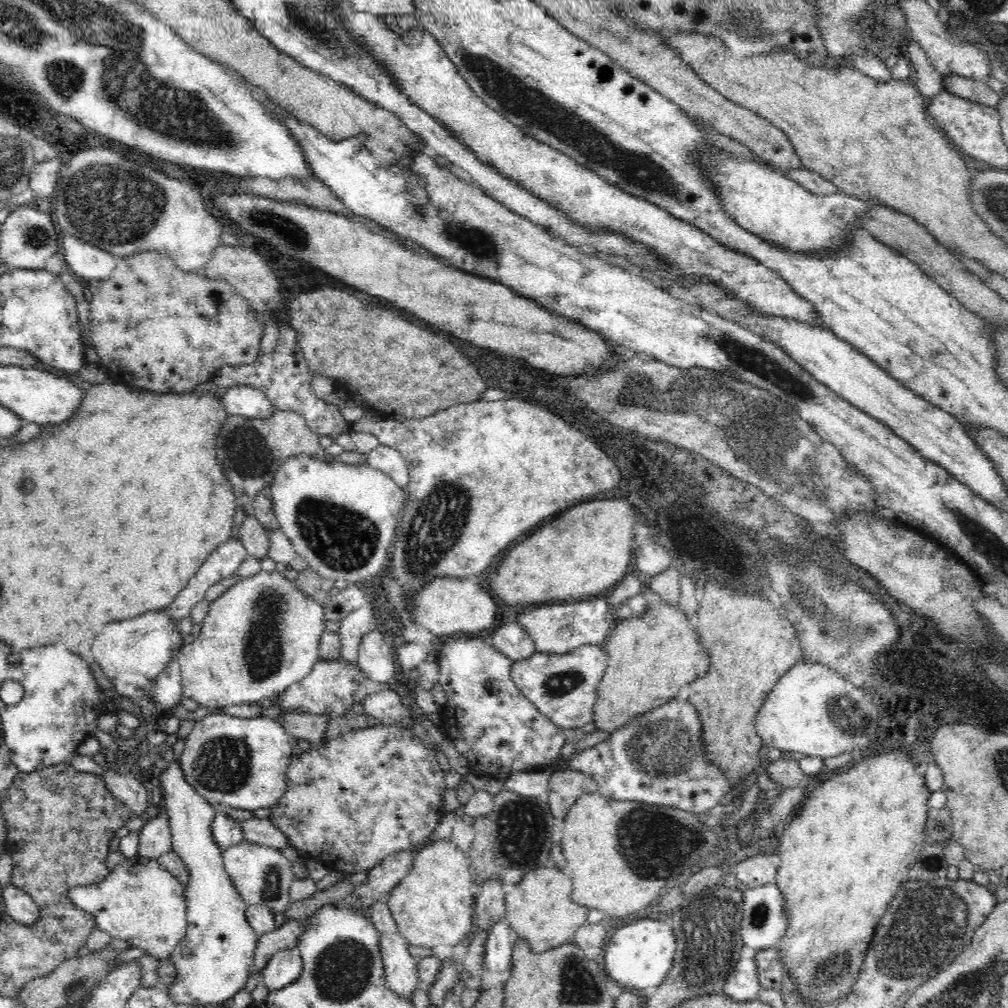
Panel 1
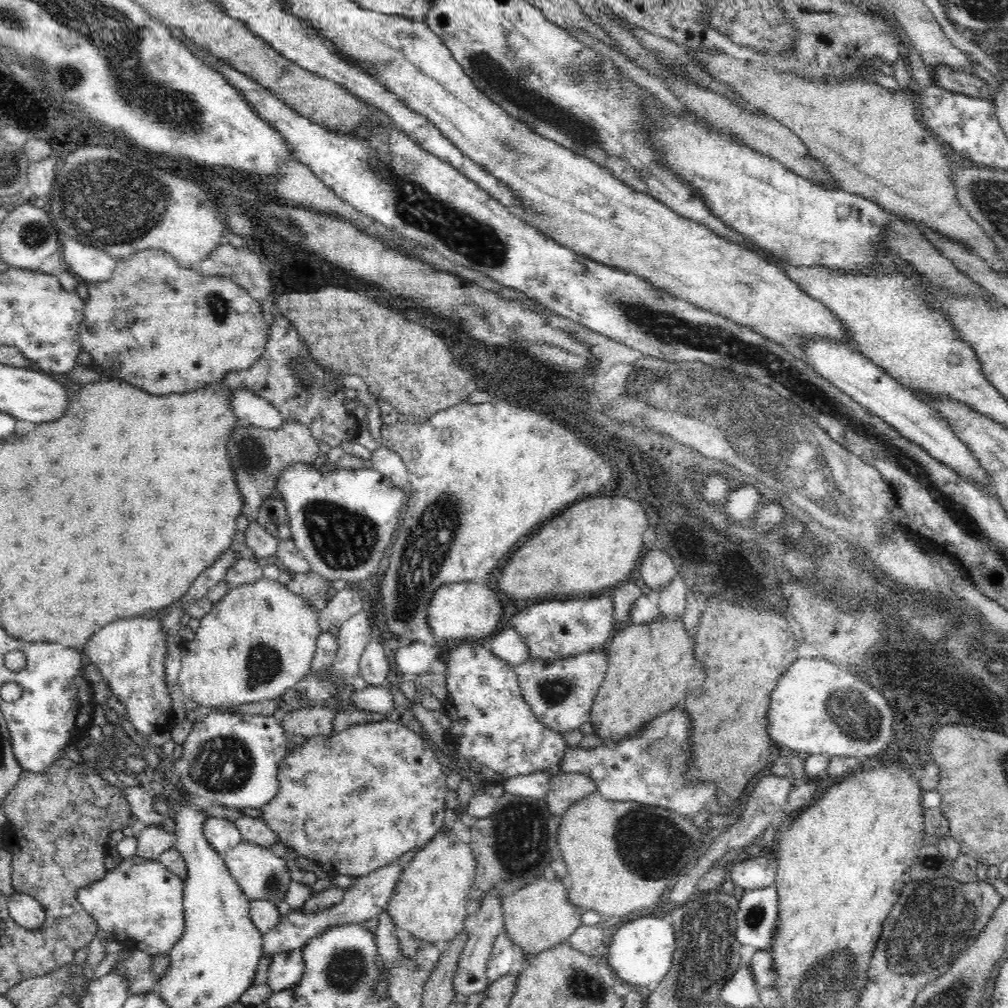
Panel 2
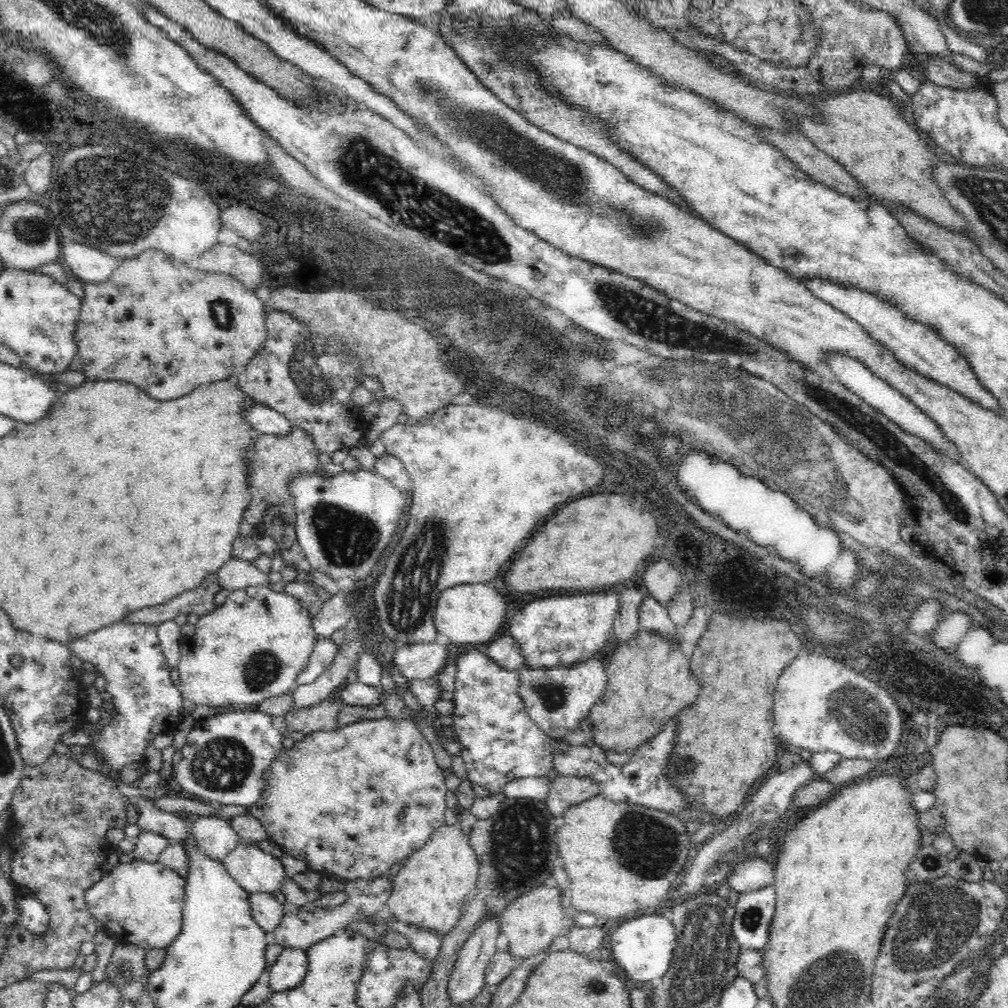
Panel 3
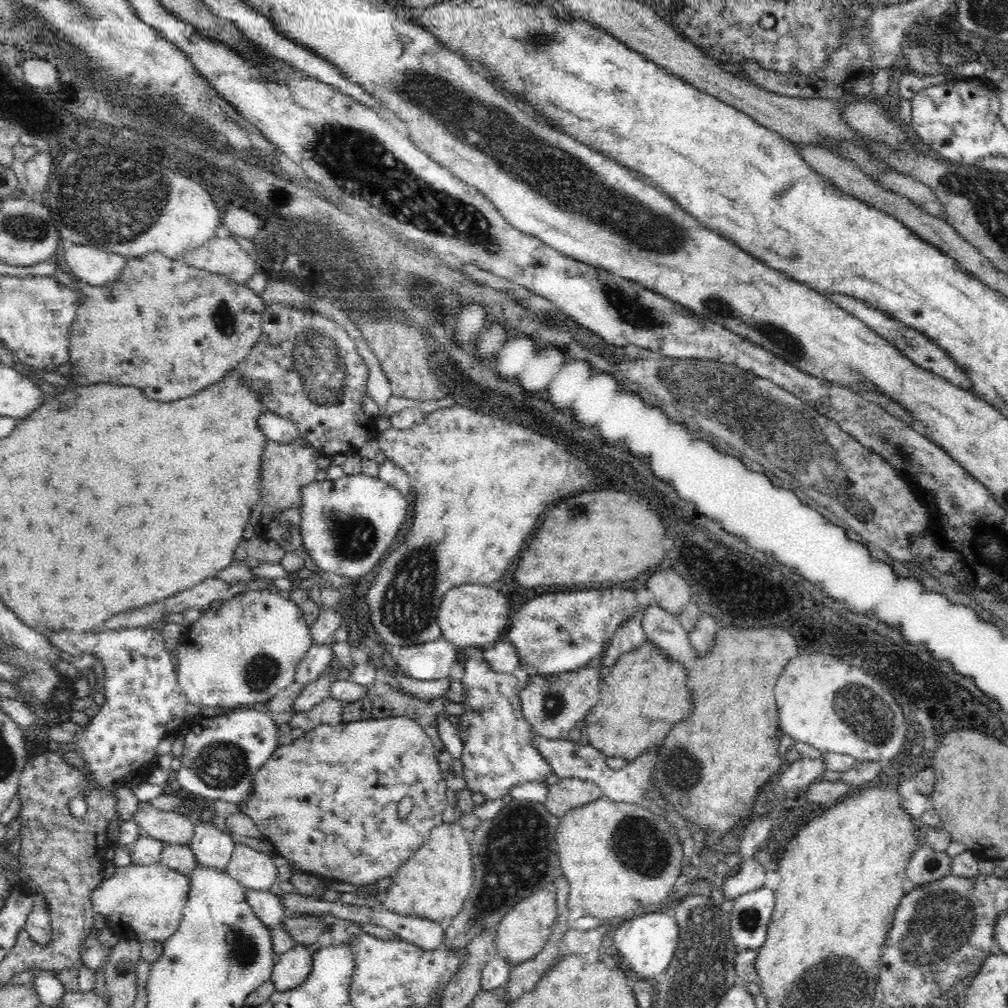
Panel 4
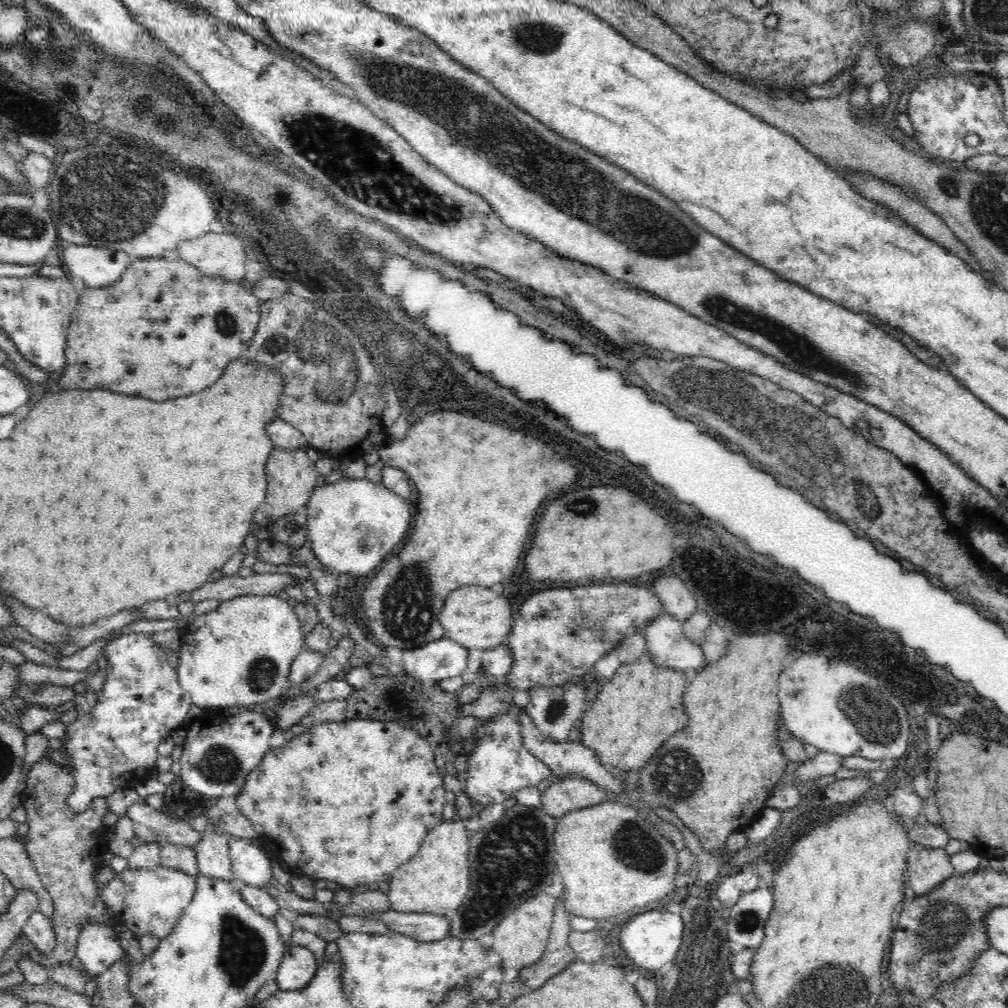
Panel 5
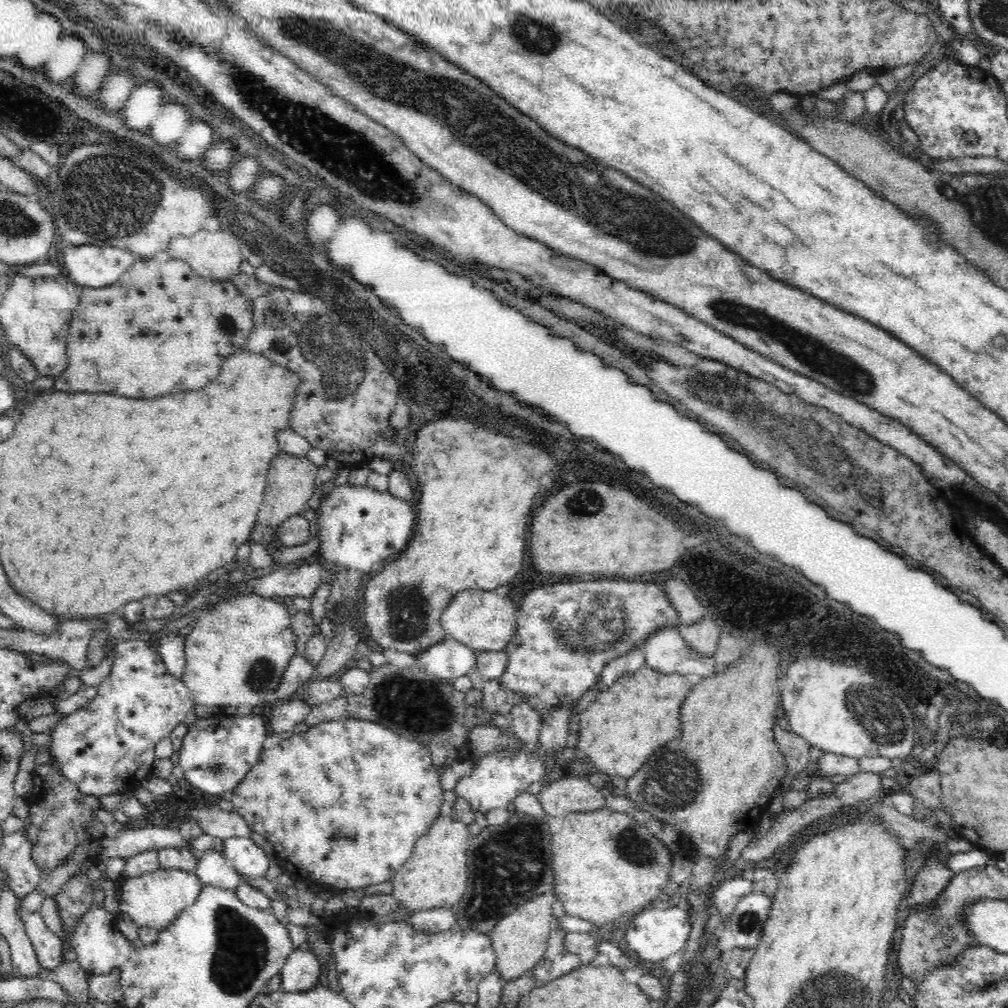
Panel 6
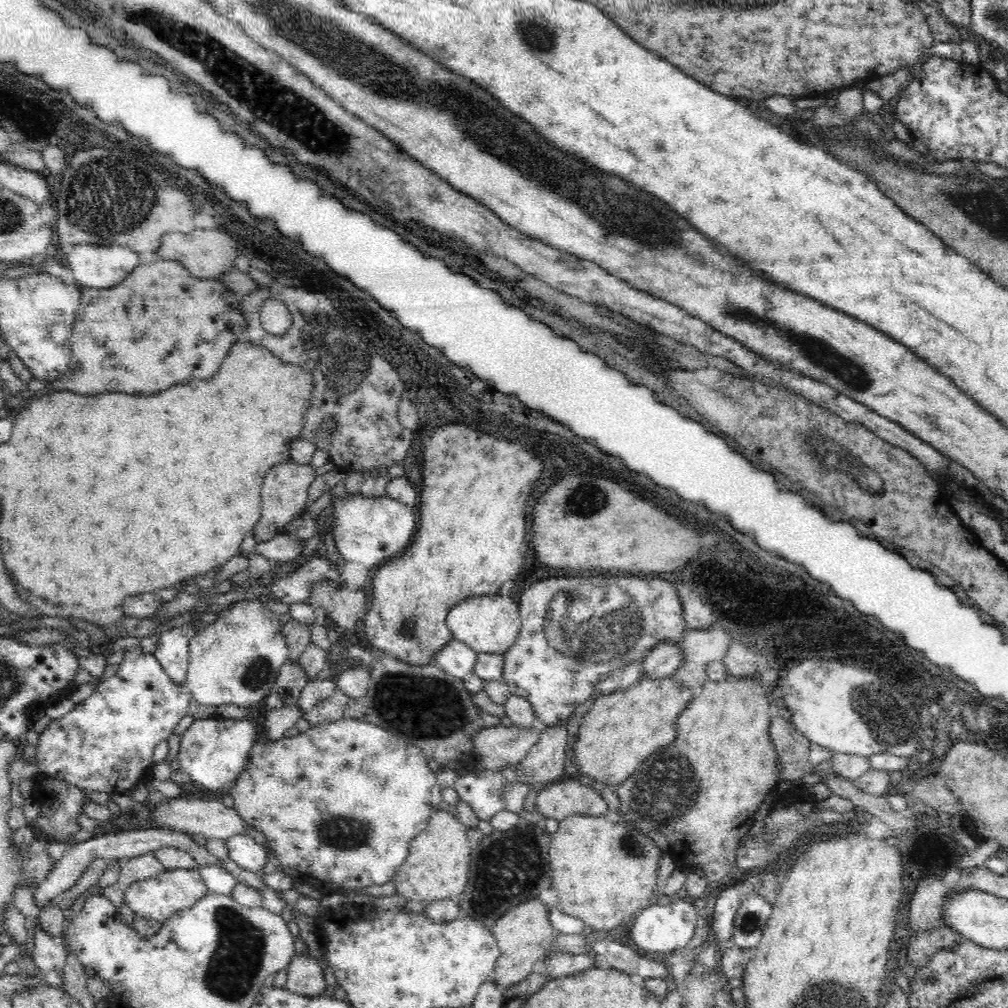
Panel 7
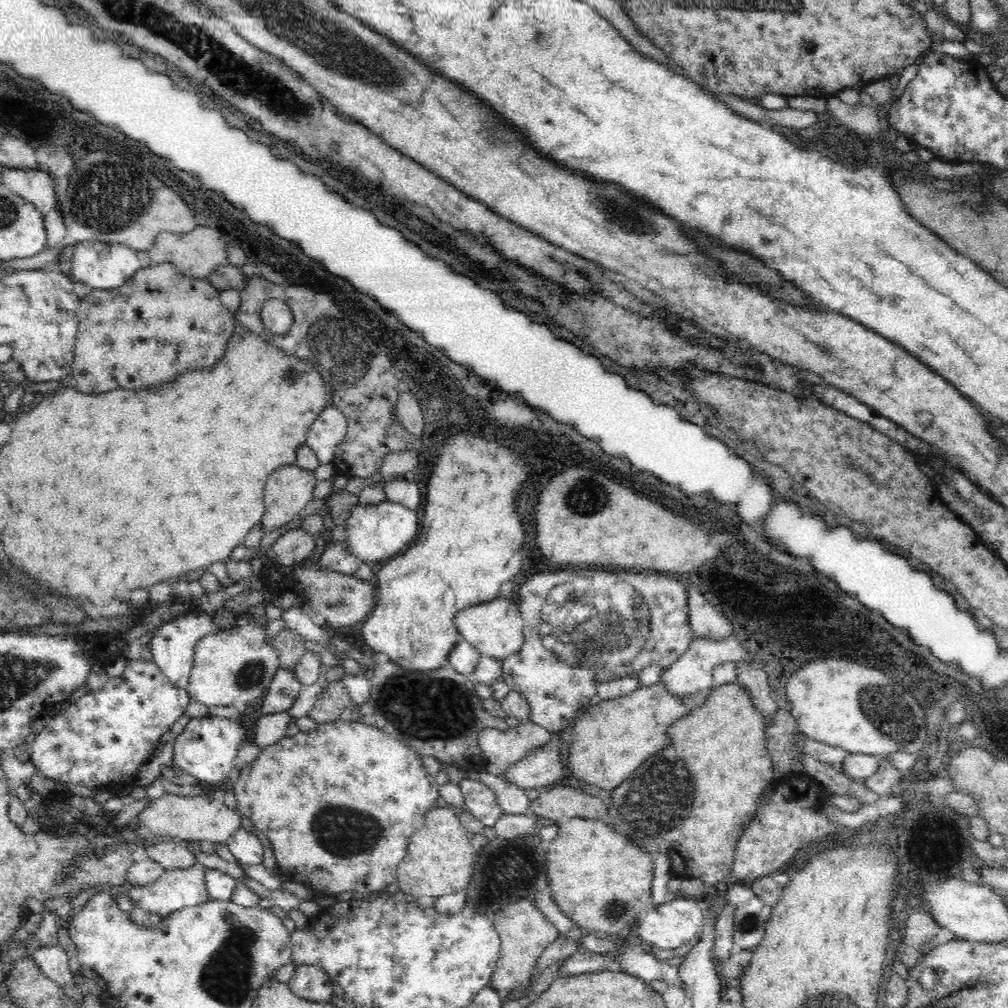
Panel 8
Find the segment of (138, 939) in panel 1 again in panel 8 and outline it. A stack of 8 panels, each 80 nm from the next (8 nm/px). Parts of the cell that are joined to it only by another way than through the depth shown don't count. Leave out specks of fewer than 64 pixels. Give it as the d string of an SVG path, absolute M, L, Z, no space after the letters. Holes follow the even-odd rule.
M200 863L194 864L194 867L191 868L165 870L162 876L153 883L131 886L129 890L130 898L136 908L154 912L162 917L170 916L170 914L182 910L182 908L194 907L209 899L209 892L205 885L205 872L207 870L208 868Z

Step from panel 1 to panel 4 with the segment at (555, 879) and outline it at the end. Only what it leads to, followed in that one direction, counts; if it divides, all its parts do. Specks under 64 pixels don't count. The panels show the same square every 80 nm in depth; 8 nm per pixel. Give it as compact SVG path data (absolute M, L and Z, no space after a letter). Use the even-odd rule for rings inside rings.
M546 888L534 891L530 896L515 904L500 921L494 943L497 953L506 957L510 966L533 959L545 946L552 934L552 928L558 918L557 891Z

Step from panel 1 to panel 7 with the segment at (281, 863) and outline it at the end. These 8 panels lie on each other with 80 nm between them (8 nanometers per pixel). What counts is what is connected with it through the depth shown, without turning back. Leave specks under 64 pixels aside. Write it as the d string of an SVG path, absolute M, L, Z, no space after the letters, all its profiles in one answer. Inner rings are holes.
M238 834L225 840L227 842L229 858L238 867L255 873L264 869L268 860L266 849L249 835Z

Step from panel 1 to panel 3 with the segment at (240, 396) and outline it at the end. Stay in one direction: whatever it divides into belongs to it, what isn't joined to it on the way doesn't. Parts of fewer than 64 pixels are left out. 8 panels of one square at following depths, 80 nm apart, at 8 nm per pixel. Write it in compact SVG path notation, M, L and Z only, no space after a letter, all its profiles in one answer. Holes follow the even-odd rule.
M248 397L252 408L248 408L242 413L244 420L255 428L258 433L287 435L293 428L293 424L278 411L263 406L254 399Z

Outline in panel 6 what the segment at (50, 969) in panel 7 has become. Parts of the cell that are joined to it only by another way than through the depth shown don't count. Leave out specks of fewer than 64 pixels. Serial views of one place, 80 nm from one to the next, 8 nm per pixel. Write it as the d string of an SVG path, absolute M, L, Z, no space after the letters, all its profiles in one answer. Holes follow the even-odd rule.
M28 913L22 919L42 967L48 970L58 968L65 961L62 940L46 925L41 913Z

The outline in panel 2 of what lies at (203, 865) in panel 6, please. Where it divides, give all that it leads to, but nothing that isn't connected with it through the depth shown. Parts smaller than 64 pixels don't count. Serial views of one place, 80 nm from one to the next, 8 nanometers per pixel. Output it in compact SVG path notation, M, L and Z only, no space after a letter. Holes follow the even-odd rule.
M208 817L202 829L208 843L220 856L226 856L226 852L243 841L234 821L222 817Z

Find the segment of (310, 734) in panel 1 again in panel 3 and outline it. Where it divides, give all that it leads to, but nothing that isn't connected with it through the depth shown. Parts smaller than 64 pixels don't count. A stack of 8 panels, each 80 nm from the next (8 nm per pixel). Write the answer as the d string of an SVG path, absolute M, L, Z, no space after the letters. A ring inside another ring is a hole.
M334 699L324 700L309 707L294 708L285 715L288 734L299 732L307 735L338 728L338 716L342 704L340 699Z

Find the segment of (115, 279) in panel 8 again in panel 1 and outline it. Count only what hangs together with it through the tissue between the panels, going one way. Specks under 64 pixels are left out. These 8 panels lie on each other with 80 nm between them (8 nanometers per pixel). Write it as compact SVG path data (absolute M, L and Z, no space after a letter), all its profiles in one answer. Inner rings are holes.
M75 236L62 240L65 260L76 276L89 281L106 280L116 268L118 258Z

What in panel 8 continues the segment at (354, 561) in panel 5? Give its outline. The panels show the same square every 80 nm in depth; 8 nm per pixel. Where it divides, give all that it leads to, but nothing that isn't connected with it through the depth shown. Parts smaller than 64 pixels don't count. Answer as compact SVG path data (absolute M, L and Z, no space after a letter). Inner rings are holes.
M386 500L366 505L359 502L349 511L345 528L339 533L345 537L347 549L356 558L374 566L405 551L412 544L412 538L416 538L418 534L418 517L415 510L400 503Z

